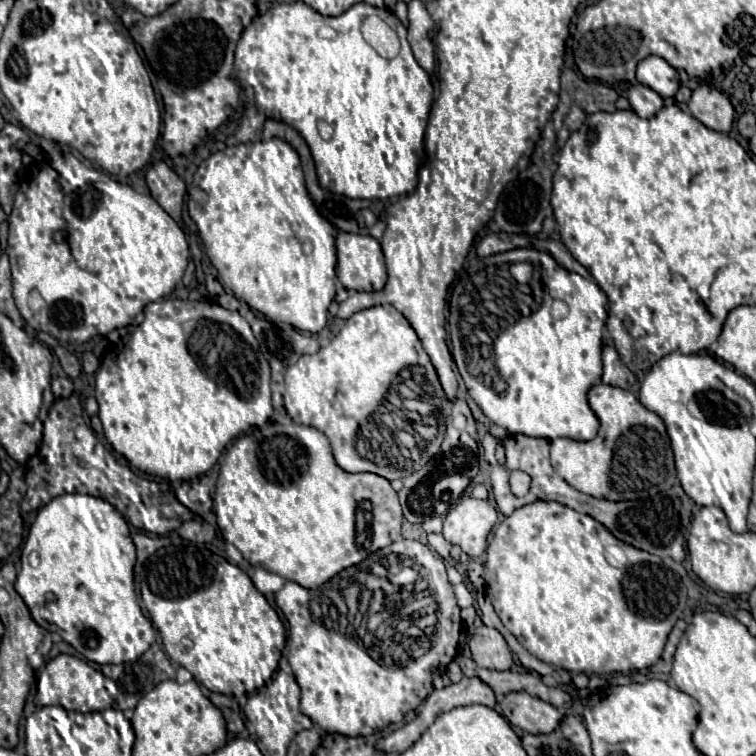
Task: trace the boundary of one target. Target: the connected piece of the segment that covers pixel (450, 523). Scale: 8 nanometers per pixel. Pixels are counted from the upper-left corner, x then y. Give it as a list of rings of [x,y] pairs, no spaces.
[[[462,497],[460,501],[450,506],[446,519],[444,519],[442,535],[448,543],[460,545],[462,551],[466,551],[466,553],[480,551],[478,555],[482,555],[486,551],[486,537],[492,531],[496,519],[498,519],[498,513],[488,501],[480,501],[480,499],[474,499],[474,497]]]

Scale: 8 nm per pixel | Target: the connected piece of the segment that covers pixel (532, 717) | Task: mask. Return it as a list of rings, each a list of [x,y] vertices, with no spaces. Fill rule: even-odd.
[[[524,691],[520,693],[508,693],[502,701],[500,701],[502,713],[504,717],[518,729],[522,729],[524,733],[552,733],[554,729],[558,729],[560,721],[562,721],[562,711],[558,711],[556,707],[552,707],[550,703],[532,697]]]

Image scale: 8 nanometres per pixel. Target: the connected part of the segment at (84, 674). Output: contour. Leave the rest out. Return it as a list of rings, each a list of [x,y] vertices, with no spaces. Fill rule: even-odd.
[[[58,655],[44,667],[46,667],[46,671],[52,679],[52,687],[56,691],[56,699],[52,703],[62,705],[66,711],[80,711],[80,713],[104,711],[104,709],[112,707],[116,695],[118,695],[118,686],[114,685],[114,681],[110,681],[100,671],[96,671],[86,661],[82,661],[74,655]]]

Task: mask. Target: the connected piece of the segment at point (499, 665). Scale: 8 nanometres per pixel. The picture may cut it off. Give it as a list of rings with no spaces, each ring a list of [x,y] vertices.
[[[482,625],[468,639],[468,647],[472,651],[472,659],[484,669],[506,671],[512,667],[512,653],[496,629]]]

